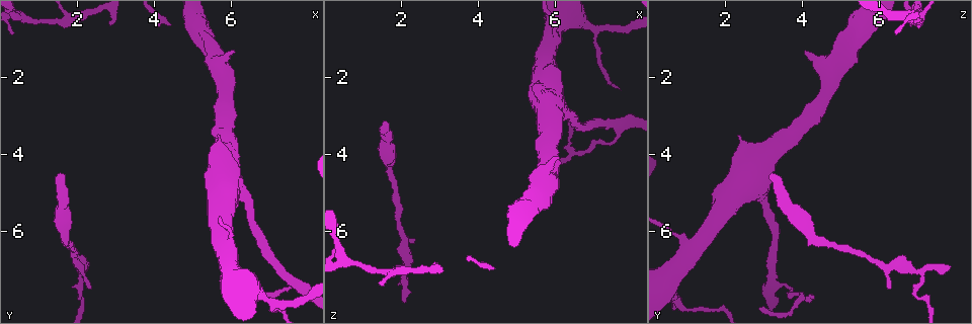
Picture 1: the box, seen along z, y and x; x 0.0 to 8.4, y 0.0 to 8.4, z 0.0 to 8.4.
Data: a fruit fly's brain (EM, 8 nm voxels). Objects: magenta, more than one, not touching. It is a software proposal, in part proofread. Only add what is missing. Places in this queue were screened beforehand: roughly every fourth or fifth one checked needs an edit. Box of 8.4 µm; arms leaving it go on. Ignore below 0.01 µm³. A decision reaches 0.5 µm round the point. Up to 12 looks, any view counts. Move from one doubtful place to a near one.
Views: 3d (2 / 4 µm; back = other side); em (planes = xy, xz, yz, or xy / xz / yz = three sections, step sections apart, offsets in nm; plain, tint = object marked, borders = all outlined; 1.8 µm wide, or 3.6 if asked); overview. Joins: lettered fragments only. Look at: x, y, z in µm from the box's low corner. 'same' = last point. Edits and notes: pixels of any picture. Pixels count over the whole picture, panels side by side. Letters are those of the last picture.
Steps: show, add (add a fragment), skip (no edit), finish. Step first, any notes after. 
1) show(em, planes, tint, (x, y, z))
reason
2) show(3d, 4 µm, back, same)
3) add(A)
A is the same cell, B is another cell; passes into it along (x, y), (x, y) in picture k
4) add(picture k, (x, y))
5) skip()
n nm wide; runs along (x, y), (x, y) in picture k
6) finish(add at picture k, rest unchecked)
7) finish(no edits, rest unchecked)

show(3d, 2 µm, back, (2.35, 7.45, 6.25))
thin end

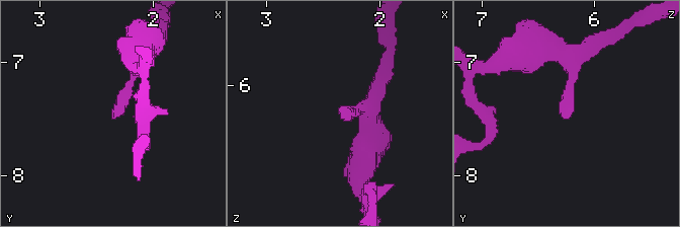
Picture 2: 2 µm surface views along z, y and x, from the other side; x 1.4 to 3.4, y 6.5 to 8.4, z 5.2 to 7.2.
show(em, planes, borders, (2.34, 7.50, 6.26))
shape alone is not enough

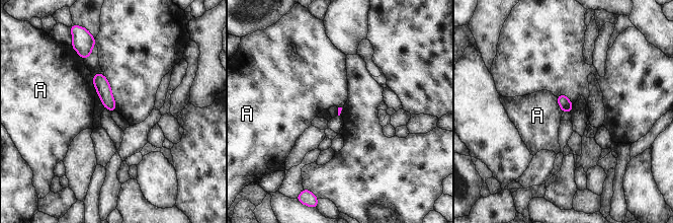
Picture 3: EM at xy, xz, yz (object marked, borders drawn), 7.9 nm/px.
skip()
A is another cell; no lettered fragment goes on from it

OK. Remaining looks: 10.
show(3d, 2 µm, (2.05, 6.95, 7.85))
free end

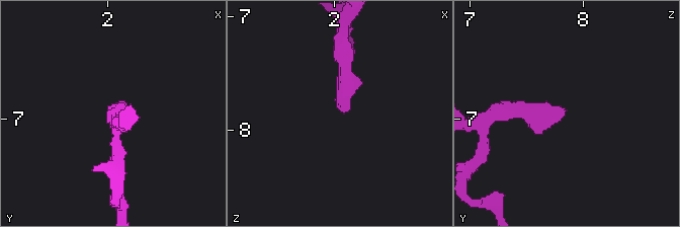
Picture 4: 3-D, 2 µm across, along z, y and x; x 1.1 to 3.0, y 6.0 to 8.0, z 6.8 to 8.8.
show(em, planes, borders, (2.08, 6.94, 7.86))
need the tissue

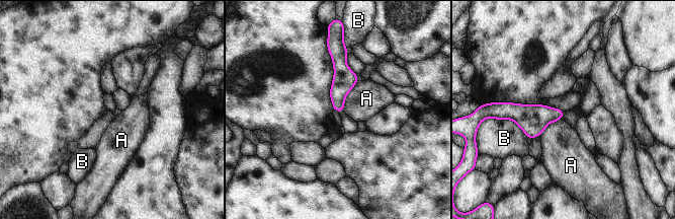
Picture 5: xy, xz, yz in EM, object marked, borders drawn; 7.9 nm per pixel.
skip()
A and B are other cells; border along (358, 81), (346, 95), (343, 111) in picture 5; none of them fits

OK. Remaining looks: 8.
show(3d, 4 µm, (1.65, 4.50, 3.25))
an open end

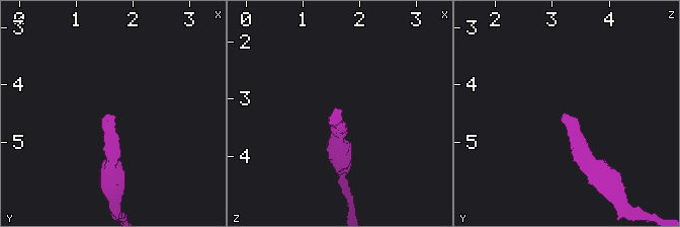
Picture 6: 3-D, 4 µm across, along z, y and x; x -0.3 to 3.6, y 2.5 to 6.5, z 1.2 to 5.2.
show(em, 3.6 µm, xy, step 4, plain, (1.75, 4.55, 3.20))
now the EM

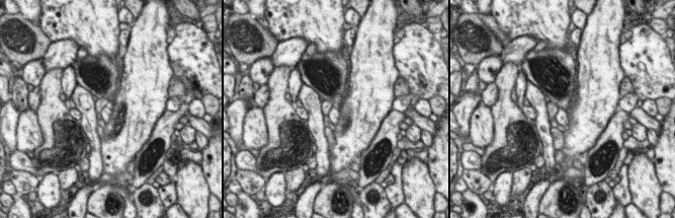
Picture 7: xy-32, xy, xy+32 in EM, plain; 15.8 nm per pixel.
show(em, 3.6 µm, xy, step 4, borders, same)

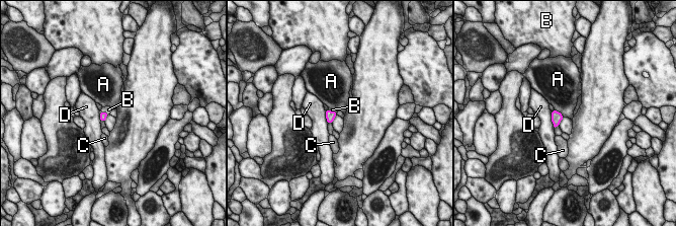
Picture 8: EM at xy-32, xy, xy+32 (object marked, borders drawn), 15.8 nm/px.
add(B)
B is the same cell, A, C and D are other cells; passes into it along (103, 116), (104, 112), (108, 109) in picture 8; it goes on there

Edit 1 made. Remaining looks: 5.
show(overview)

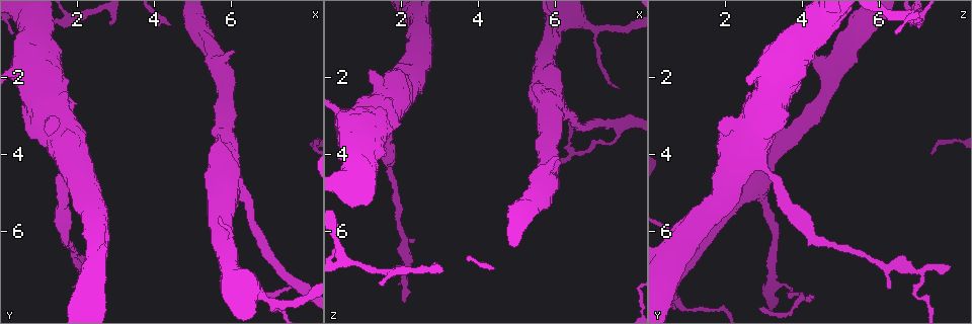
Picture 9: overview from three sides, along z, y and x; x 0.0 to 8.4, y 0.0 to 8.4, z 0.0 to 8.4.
show(em, xy, step 16, borders, (2.80, 0.65, 6.90))
branch stops here

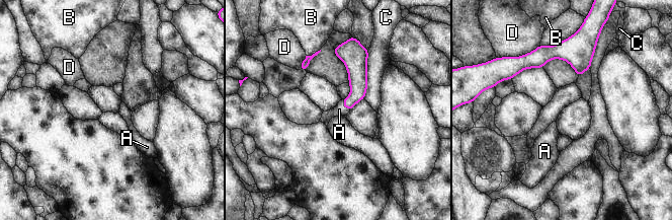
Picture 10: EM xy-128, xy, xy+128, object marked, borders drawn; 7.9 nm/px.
add(A)
A is the same cell, B, C and D are other cells; passes into it along (357, 77), (343, 104), (339, 110) in picture 10; the neuron continues

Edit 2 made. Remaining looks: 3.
show(em, xy, step 8, borders, (6.05, 1.30, 4.00))
free end

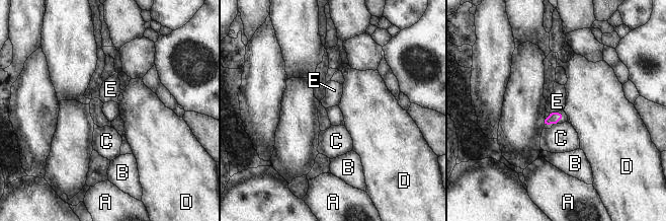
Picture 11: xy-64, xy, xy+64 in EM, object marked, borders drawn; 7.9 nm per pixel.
skip()
A, B, C, D and E are other cells; border along (555, 111), (549, 113) in picture 11; none of them fits

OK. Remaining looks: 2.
finish(add at picture 8, add at picture 10, rest unchecked)

